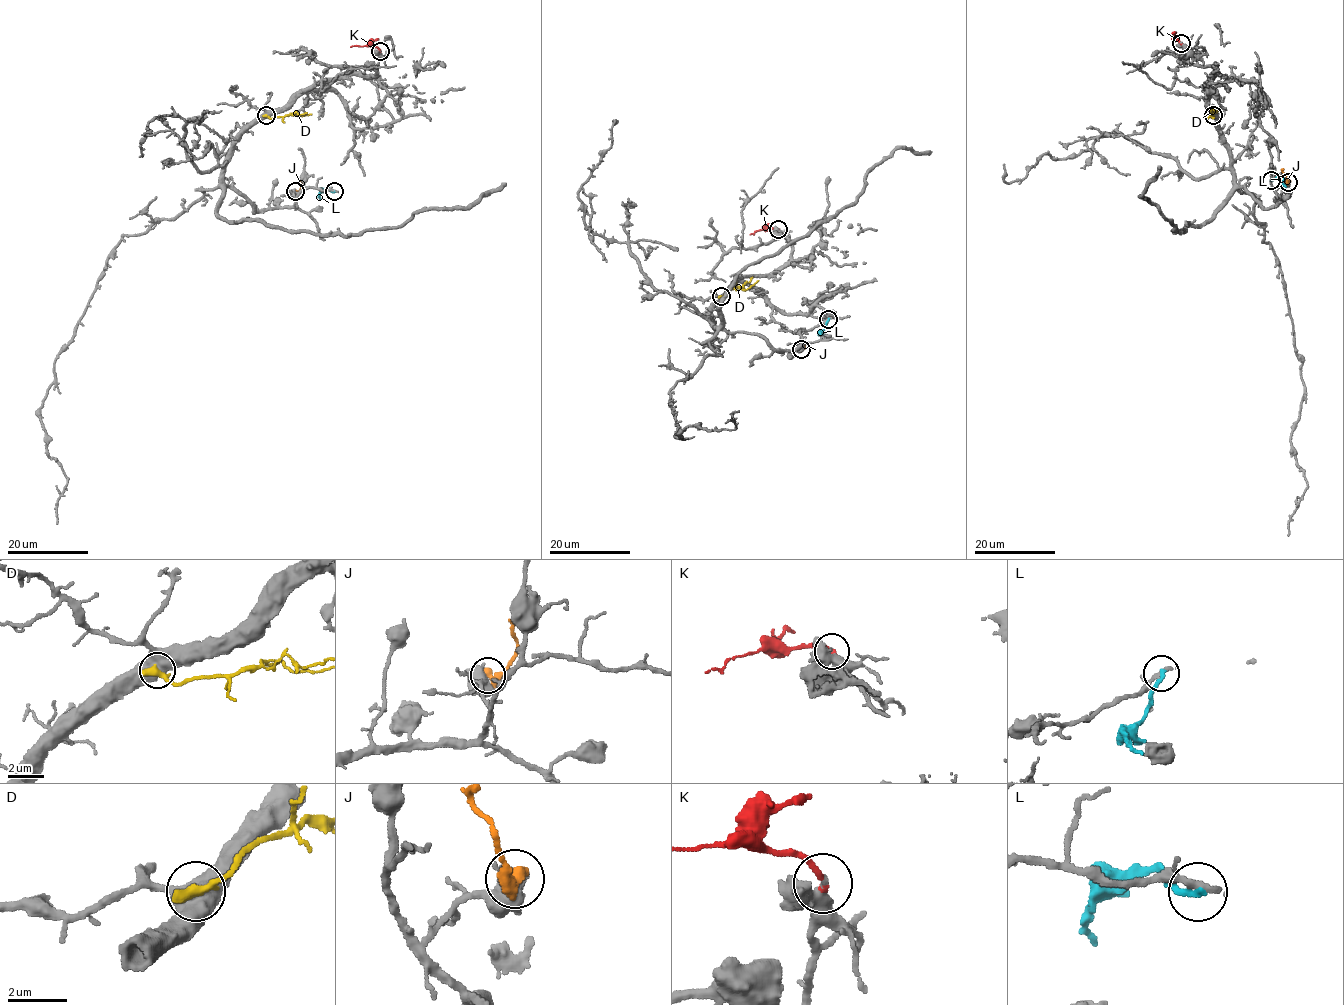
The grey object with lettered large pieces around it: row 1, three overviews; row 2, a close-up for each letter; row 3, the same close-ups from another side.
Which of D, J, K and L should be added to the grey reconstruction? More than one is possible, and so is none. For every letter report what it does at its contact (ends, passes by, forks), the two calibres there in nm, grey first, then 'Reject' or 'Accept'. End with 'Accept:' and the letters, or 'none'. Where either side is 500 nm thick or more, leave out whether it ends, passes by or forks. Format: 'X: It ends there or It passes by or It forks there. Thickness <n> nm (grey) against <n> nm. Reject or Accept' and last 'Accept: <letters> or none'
D: It ends there. Thickness 440 nm (grey) against 440 nm. Reject
J: Thickness 600 nm (grey) against 550 nm. Reject
K: It ends there. Thickness 360 nm (grey) against 190 nm. Accept
L: It ends there. Thickness 200 nm (grey) against 240 nm. Reject
Accept: K

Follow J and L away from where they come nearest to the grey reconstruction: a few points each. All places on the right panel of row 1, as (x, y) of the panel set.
J: (1288, 181), (1282, 168)
L: (1271, 180), (1279, 176), (1286, 187)

